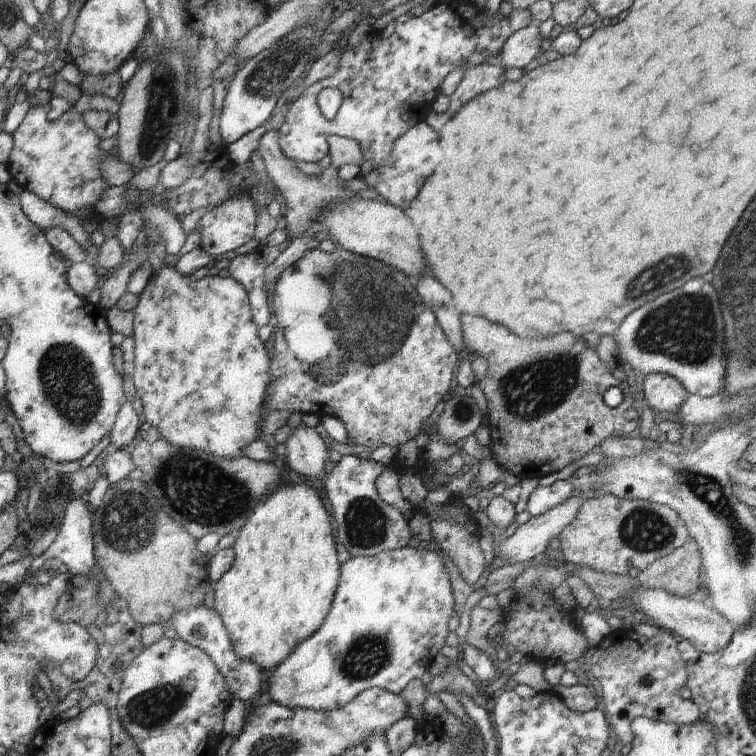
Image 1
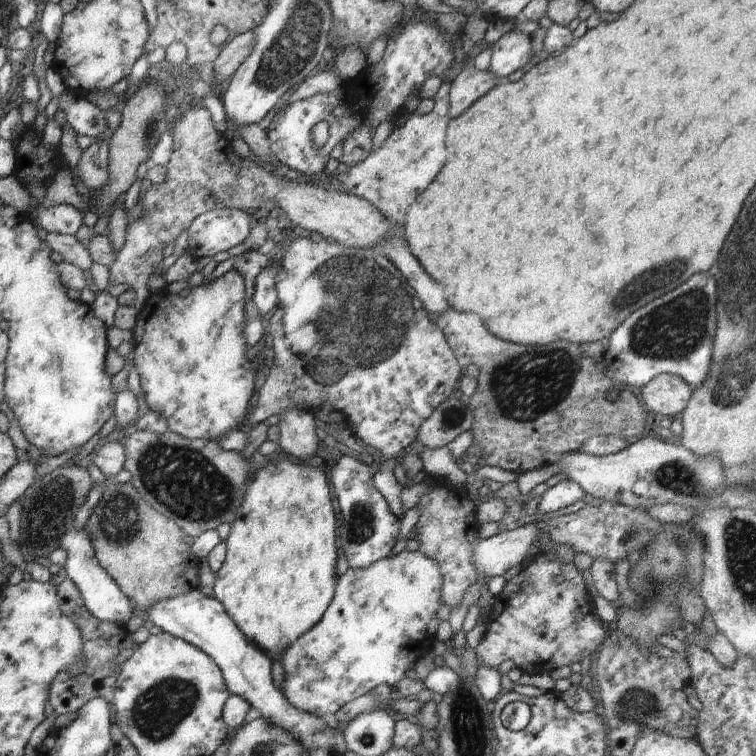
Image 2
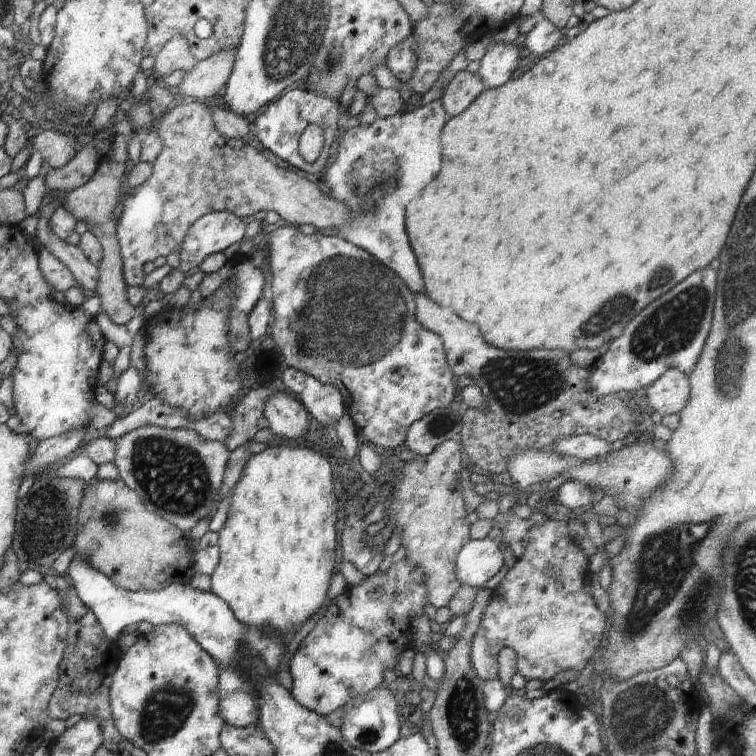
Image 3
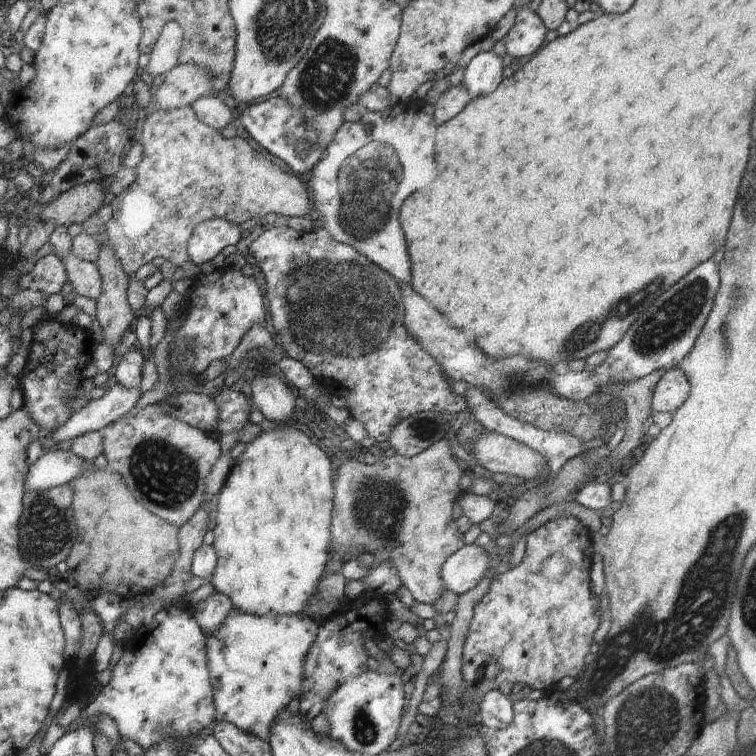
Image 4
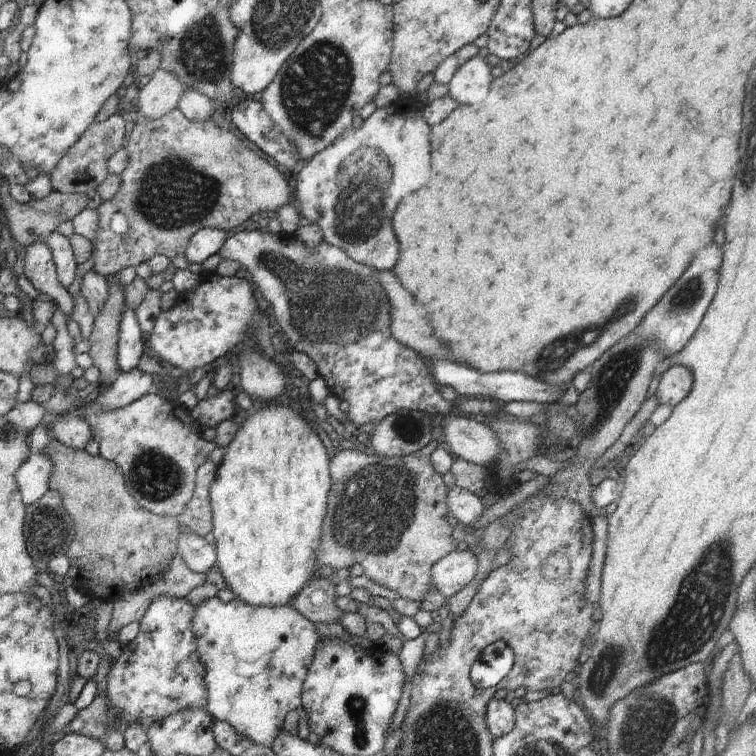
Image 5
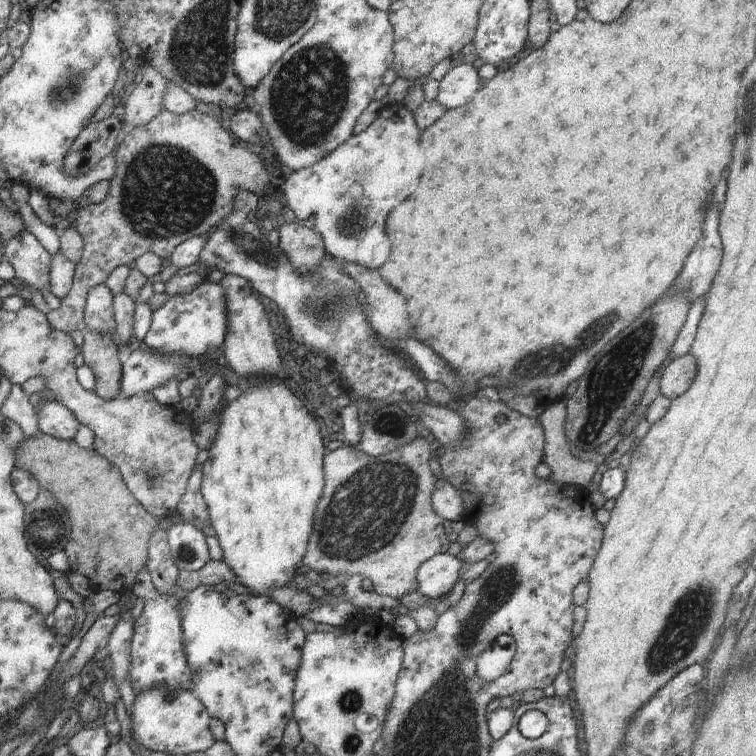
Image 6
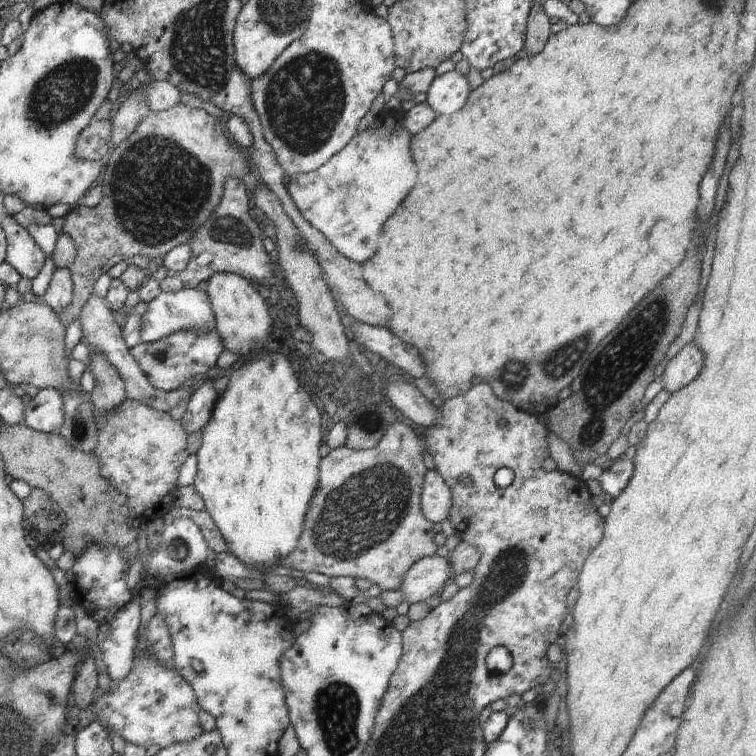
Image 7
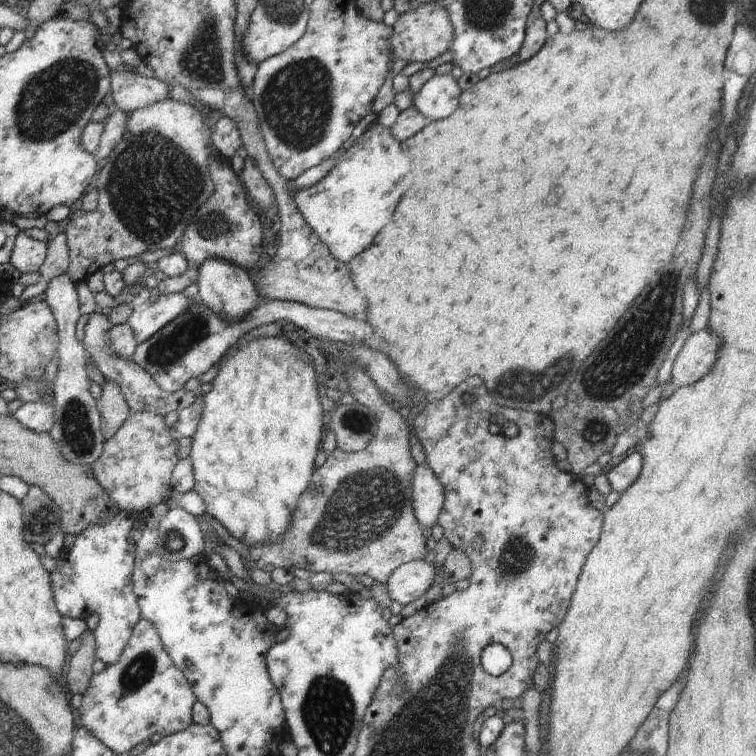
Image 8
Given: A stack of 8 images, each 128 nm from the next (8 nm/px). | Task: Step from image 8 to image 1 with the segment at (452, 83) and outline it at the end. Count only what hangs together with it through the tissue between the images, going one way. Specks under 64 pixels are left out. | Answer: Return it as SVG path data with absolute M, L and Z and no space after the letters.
M536 22L514 32L504 42L504 46L500 50L501 66L505 70L514 67L526 68L536 58L536 55L540 53L542 40L543 38Z

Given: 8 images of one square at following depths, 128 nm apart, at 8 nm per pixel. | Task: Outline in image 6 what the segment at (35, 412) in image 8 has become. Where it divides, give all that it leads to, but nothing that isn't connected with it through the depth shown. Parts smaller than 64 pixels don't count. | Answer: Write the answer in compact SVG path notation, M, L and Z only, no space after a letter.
M57 399L42 402L36 409L38 428L41 433L59 440L72 440L76 436L79 421L68 408Z

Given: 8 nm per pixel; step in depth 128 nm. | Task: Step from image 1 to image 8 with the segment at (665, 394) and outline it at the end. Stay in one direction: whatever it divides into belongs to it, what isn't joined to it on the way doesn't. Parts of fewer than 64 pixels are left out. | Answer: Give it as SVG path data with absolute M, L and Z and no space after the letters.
M704 328L691 334L672 368L673 388L682 388L701 380L712 368L720 350L720 336Z

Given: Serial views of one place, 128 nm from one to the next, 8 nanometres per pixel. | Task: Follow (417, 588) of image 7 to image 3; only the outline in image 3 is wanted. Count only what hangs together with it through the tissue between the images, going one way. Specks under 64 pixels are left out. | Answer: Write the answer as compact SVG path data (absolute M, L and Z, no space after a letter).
M485 537L484 539L470 539L468 544L462 547L462 550L458 553L455 567L462 584L468 584L472 588L482 589L486 587L486 582L492 578L495 574L500 572L500 568L504 566L504 555L502 555L504 550L500 549L501 540L490 539L490 537Z

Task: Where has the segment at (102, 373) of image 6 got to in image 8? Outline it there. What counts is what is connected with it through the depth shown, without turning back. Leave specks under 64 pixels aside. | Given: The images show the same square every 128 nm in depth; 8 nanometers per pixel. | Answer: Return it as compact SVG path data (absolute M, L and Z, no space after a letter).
M106 381L101 388L102 396L97 399L97 408L101 417L102 435L105 441L110 440L118 432L118 428L126 422L131 411L120 388L114 382Z

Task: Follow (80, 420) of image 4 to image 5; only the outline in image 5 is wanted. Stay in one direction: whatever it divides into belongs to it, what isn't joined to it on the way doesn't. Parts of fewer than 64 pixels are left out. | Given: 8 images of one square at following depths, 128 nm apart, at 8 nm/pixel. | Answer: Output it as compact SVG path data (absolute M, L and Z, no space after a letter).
M132 368L128 372L120 371L112 385L101 389L96 402L106 410L124 408L130 402L135 402L153 392L155 383L154 375L138 368Z

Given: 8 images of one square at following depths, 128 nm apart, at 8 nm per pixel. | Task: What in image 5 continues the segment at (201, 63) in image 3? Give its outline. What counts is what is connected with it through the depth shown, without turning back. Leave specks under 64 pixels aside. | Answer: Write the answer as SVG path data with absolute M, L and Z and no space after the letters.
M162 69L156 70L156 72L152 74L152 78L148 84L143 88L140 88L138 98L134 100L133 103L133 116L136 118L160 119L162 116L165 116L176 109L178 102L180 102L180 98L182 98L182 94L184 94L186 90L187 88L178 78L176 78L176 76L174 76L174 74L170 74L170 72L166 72L166 70Z

